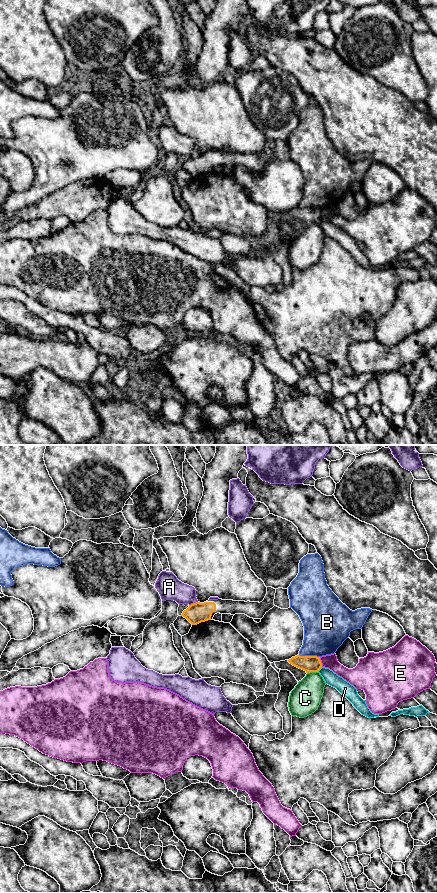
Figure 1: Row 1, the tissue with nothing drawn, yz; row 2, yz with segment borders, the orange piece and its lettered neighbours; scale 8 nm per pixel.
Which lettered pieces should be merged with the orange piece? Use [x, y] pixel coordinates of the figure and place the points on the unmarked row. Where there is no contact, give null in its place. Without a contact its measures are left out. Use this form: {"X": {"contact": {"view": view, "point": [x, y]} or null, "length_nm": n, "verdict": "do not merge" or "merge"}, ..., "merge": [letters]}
{"A": {"contact": {"view": "yz", "point": [193, 155]}, "length_nm": 80, "verdict": "do not merge"}, "B": {"contact": {"view": "yz", "point": [309, 208]}, "length_nm": 170, "verdict": "do not merge"}, "C": {"contact": {"view": "yz", "point": [312, 223]}, "length_nm": 90, "verdict": "do not merge"}, "D": {"contact": {"view": "yz", "point": [319, 221]}, "length_nm": 60, "verdict": "do not merge"}, "E": {"contact": {"view": "yz", "point": [320, 214]}, "length_nm": 80, "verdict": "do not merge"}, "merge": []}

